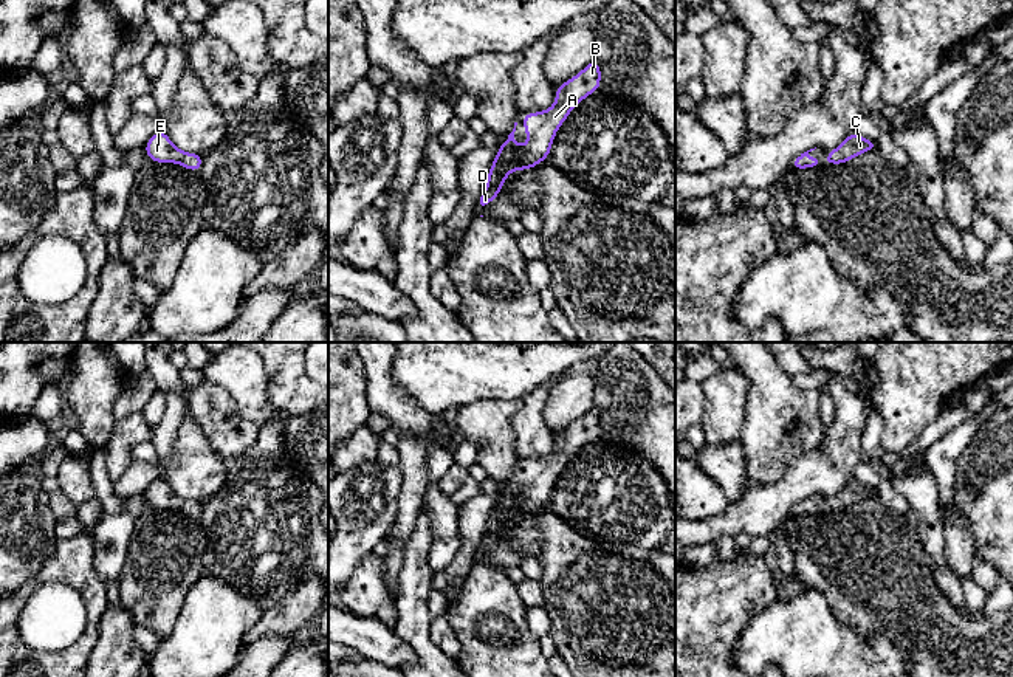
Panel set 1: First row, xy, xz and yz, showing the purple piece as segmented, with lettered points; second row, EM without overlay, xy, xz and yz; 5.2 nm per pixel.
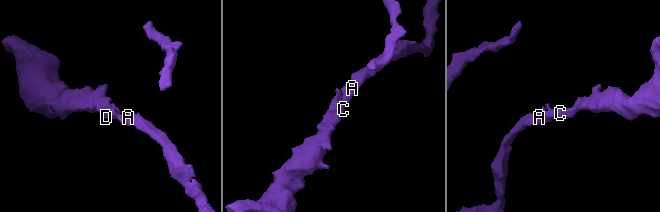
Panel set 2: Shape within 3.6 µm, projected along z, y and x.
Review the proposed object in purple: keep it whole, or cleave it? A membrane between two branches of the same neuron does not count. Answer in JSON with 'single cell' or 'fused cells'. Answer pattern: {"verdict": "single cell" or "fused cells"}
{"verdict": "single cell"}

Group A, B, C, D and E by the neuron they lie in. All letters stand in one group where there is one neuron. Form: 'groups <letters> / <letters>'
groups A B C D E

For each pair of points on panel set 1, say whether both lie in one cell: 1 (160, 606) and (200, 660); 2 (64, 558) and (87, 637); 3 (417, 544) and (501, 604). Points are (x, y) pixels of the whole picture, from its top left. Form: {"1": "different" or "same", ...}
{"1": "different", "2": "same", "3": "different"}

